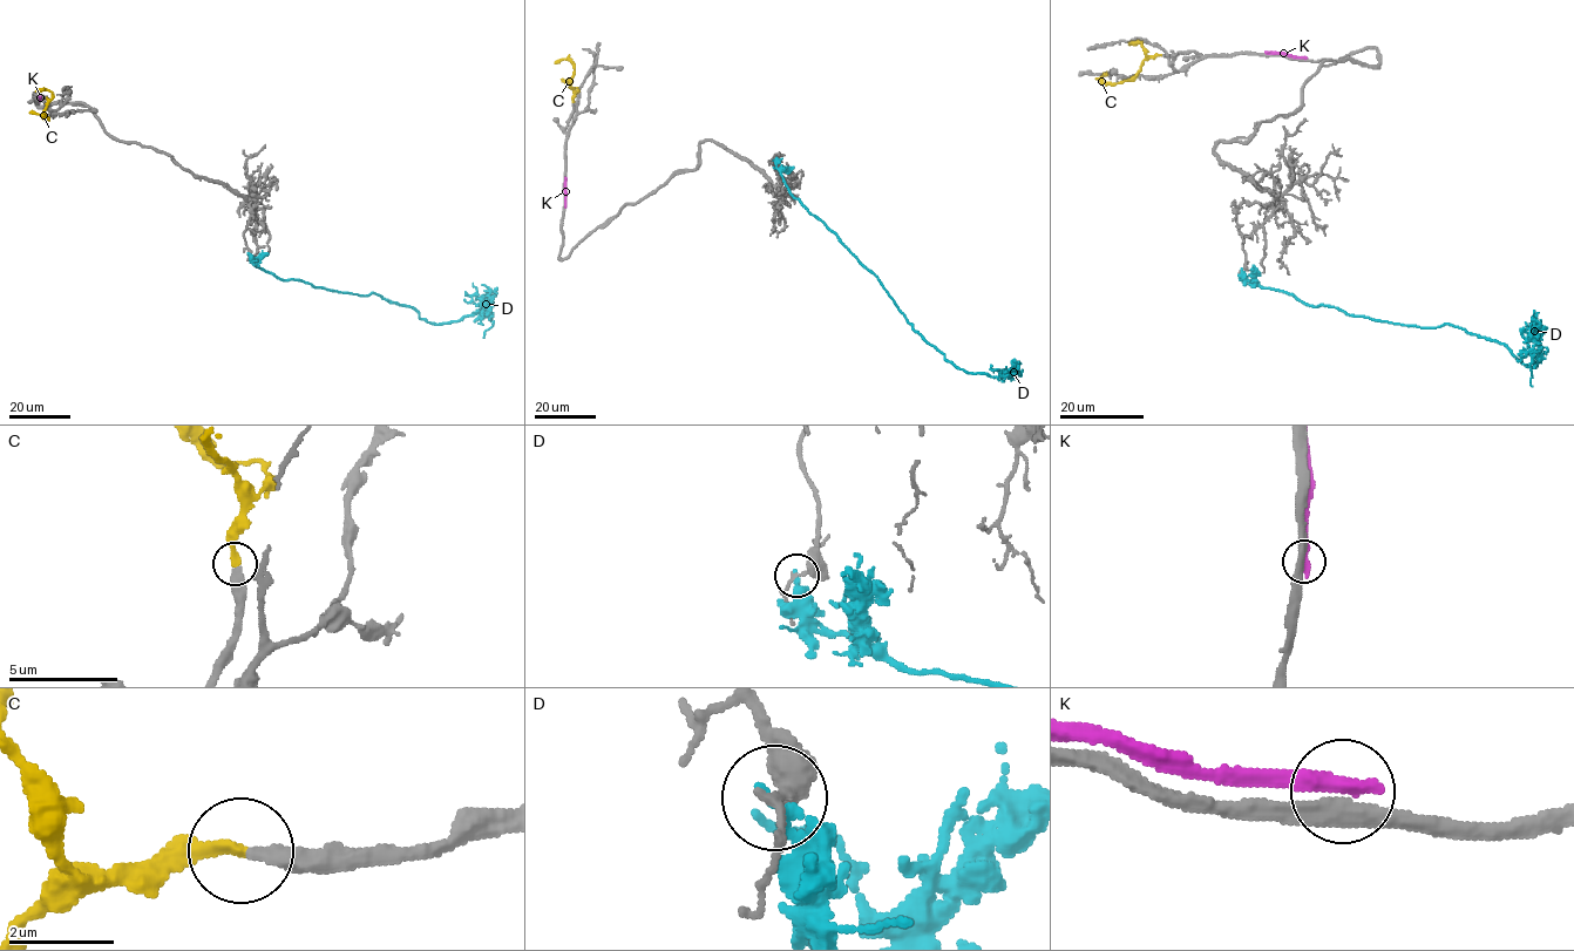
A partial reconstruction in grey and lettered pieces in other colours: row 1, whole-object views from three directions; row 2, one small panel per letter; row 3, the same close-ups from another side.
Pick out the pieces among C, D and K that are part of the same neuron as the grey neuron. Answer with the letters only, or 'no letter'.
C

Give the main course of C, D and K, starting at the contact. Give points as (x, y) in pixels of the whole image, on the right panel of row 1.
C: (1161, 54), (1147, 56), (1135, 74), (1124, 81), (1105, 85), (1101, 76), (1107, 74)
D: (1242, 269), (1309, 305), (1451, 324), (1530, 367), (1540, 351), (1532, 386)
K: (1304, 58), (1264, 52)

